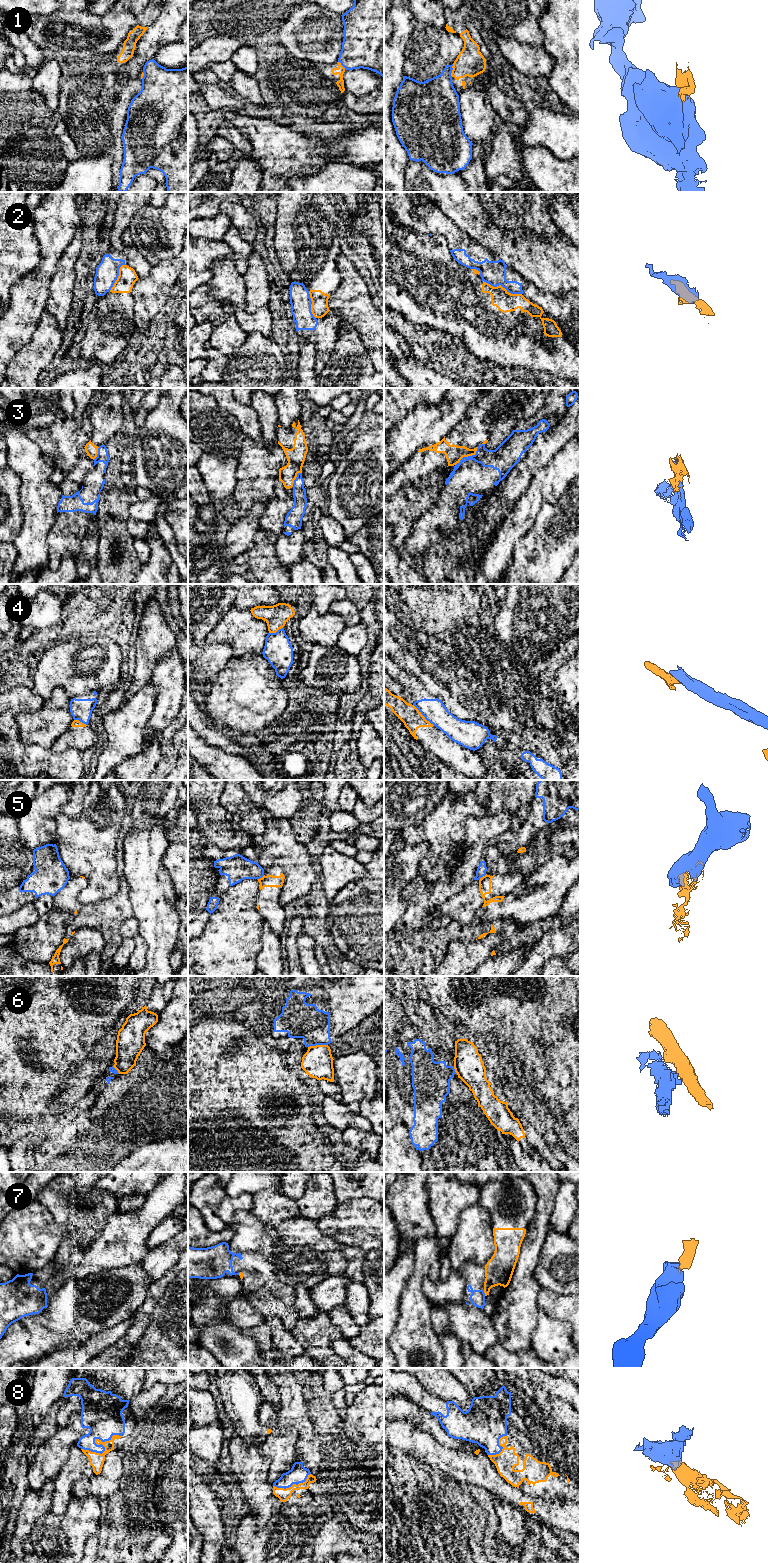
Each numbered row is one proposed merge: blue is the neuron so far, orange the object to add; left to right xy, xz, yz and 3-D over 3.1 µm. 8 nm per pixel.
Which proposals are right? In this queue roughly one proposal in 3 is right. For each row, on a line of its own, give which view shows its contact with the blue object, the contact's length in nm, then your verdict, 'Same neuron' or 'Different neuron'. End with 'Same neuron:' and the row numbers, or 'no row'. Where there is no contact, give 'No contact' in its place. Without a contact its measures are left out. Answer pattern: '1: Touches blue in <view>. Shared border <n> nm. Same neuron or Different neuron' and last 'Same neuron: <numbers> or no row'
1: Touches blue in yz. Shared border 110 nm. Different neuron
2: Touches blue in yz. Shared border 340 nm. Different neuron
3: Touches blue in yz. Shared border 240 nm. Different neuron
4: Touches blue in yz. Shared border 240 nm. Different neuron
5: Touches blue in yz. Shared border 80 nm. Different neuron
6: Touches blue in xz. Shared border 160 nm. Different neuron
7: Touches blue in yz. Shared border 60 nm. Different neuron
8: Touches blue in xy. Shared border 340 nm. Same neuron
Same neuron: 8

